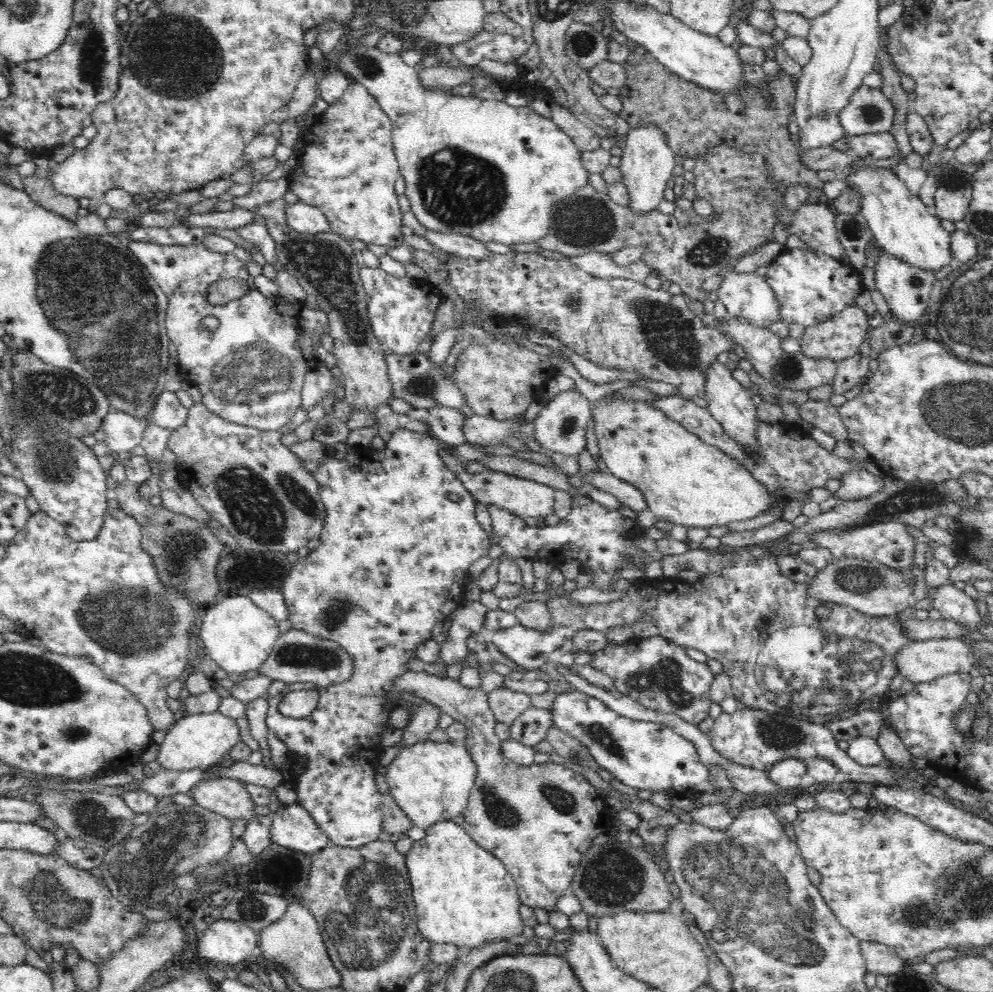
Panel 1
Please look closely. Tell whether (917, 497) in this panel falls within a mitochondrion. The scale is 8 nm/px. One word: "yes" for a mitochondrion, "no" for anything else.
yes

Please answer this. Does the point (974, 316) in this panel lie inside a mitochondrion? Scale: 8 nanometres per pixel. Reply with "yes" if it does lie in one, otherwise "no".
yes

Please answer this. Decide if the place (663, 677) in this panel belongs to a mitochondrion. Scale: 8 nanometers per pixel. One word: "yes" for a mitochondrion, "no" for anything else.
yes

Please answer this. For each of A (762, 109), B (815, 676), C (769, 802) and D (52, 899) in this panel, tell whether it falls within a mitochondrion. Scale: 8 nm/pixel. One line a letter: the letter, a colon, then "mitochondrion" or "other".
A: mitochondrion
B: mitochondrion
C: other
D: mitochondrion

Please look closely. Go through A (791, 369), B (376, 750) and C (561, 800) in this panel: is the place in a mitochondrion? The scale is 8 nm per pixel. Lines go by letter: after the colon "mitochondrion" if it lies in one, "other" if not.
A: mitochondrion
B: other
C: mitochondrion

